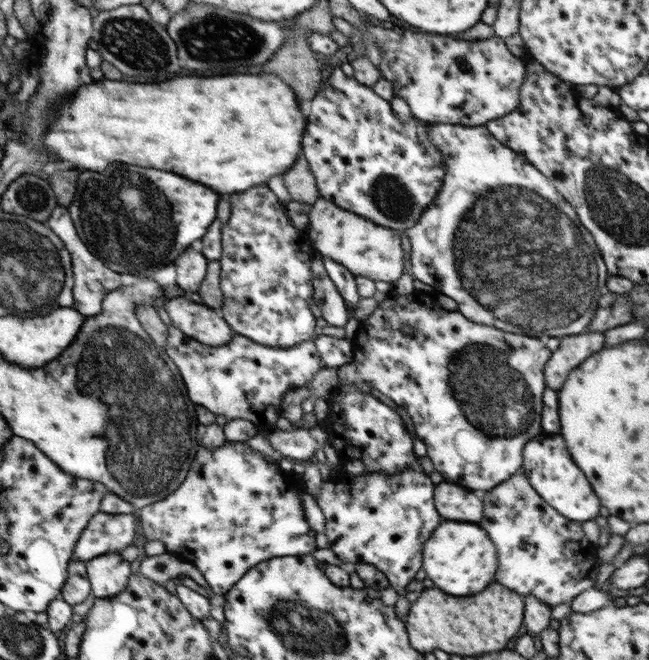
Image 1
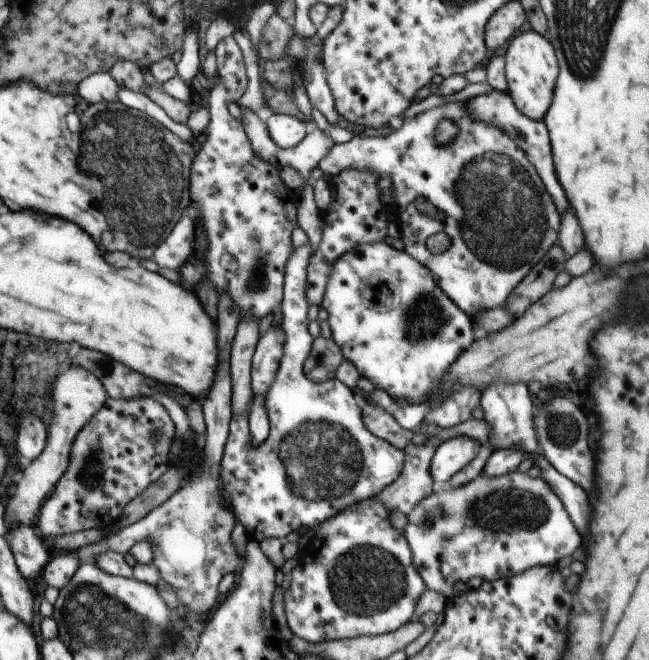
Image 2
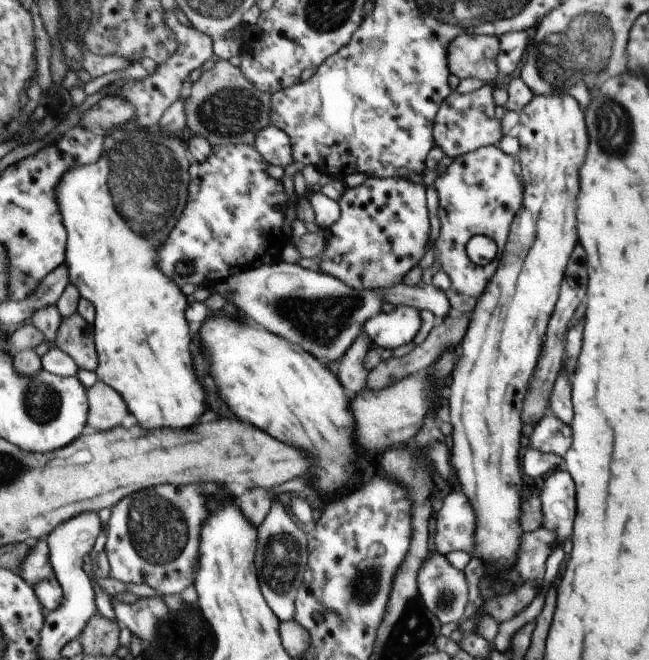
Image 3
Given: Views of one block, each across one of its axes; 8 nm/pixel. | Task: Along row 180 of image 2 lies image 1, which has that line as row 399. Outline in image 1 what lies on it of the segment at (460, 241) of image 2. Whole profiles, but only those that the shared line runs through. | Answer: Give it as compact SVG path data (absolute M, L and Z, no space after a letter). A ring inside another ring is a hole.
M416 291L414 294L418 306L398 306L398 300L394 298L384 299L378 302L373 313L368 319L357 322L352 326L350 333L350 340L353 344L353 360L339 367L339 386L347 387L354 385L358 387L363 393L370 393L370 388L376 388L384 396L388 396L394 400L399 406L406 408L408 414L416 424L416 435L426 445L427 456L431 458L434 463L434 468L437 472L443 474L443 478L447 478L449 483L472 490L482 490L484 492L492 491L498 484L503 484L512 475L520 472L523 466L523 450L524 445L528 440L532 440L543 432L540 414L542 414L542 400L544 389L546 388L546 381L544 380L544 368L547 366L548 360L553 352L548 350L538 338L530 338L530 336L522 336L522 334L510 334L510 332L500 332L496 328L488 328L482 324L476 324L468 320L461 312L449 311L440 307L434 296L420 293ZM403 324L407 324L413 333L406 334L401 331Z

